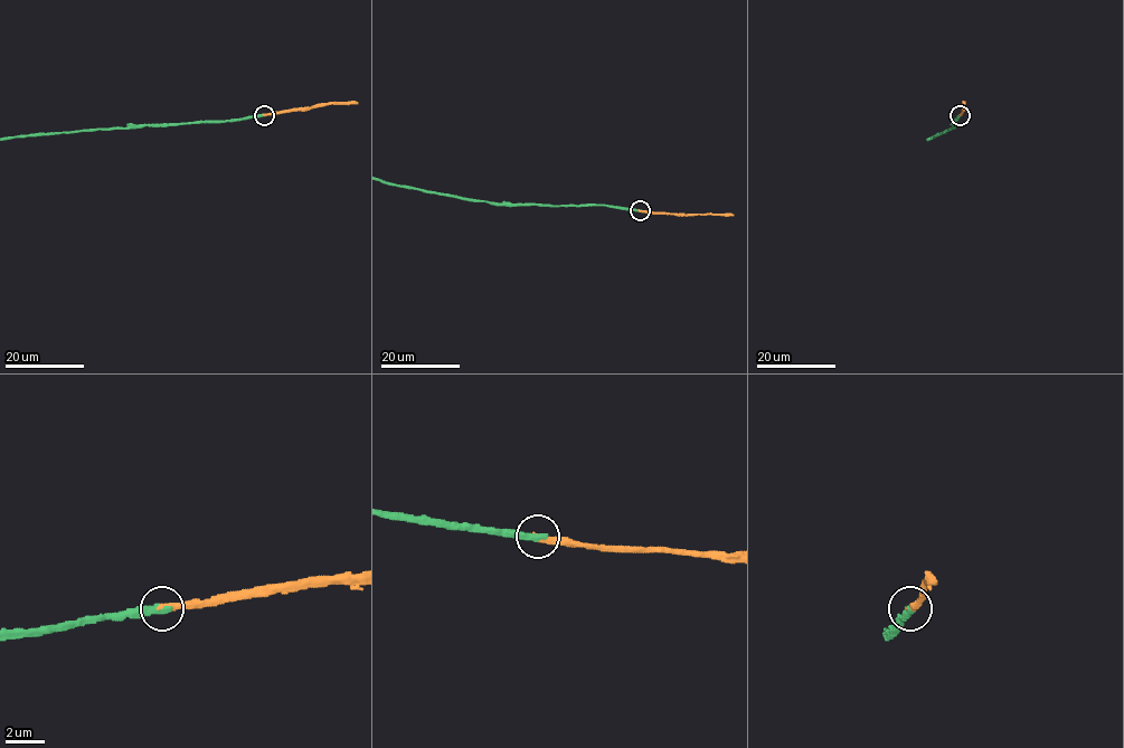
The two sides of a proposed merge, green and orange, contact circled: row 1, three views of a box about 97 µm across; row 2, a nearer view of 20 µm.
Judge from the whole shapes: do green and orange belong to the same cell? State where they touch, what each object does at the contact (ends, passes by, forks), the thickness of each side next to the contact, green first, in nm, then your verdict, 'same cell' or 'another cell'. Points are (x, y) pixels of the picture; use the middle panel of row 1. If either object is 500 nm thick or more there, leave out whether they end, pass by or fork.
place (640, 210); green ends; orange ends; calibres 400 and 320 nm; same cell

